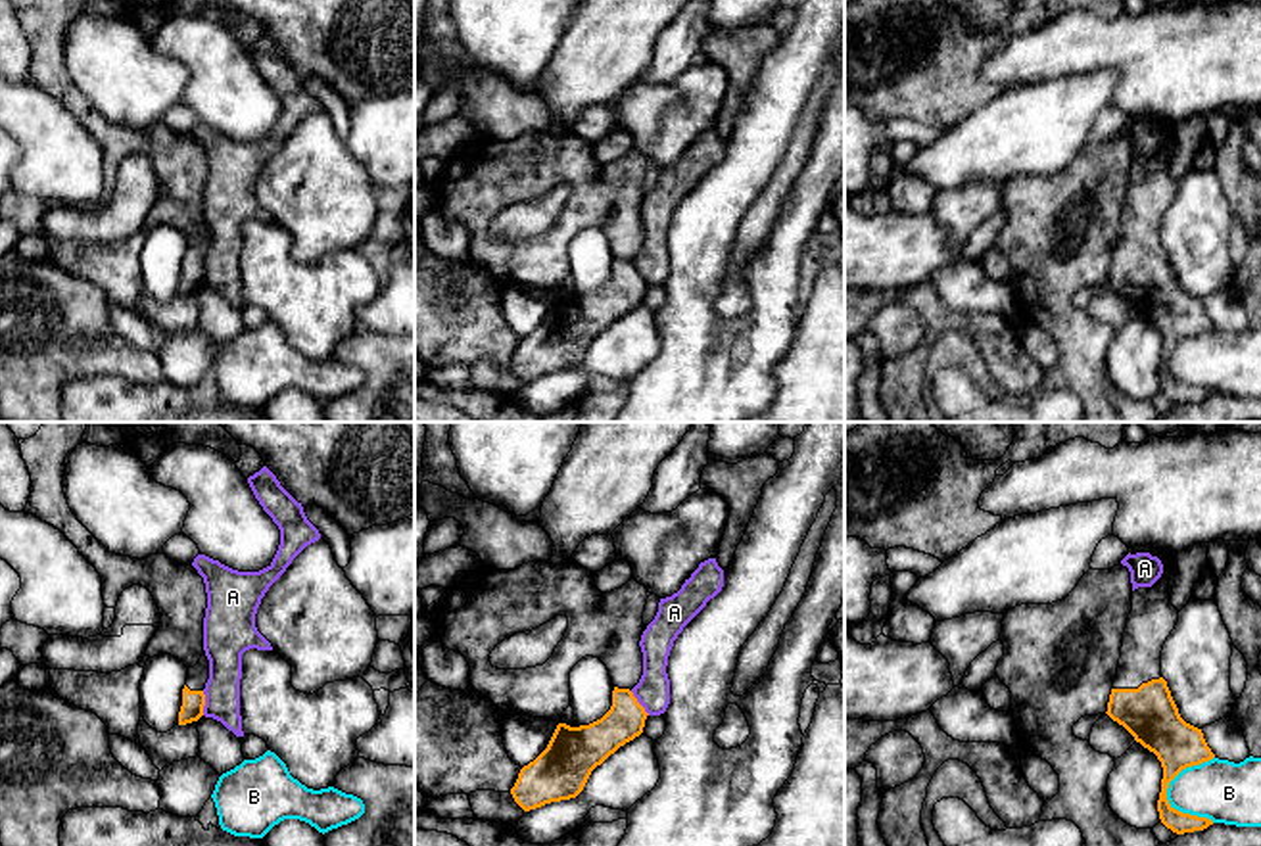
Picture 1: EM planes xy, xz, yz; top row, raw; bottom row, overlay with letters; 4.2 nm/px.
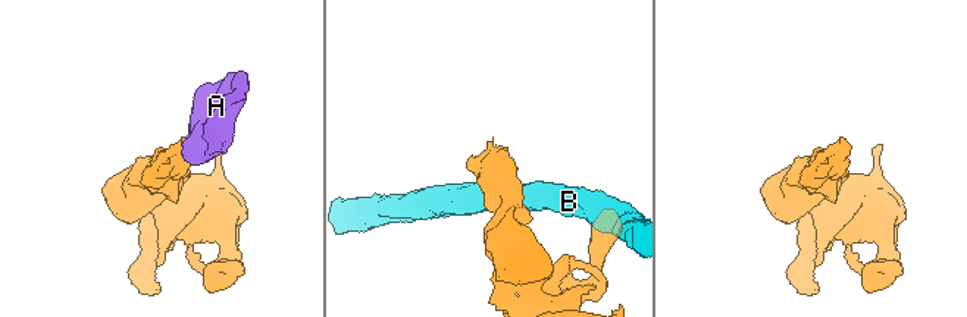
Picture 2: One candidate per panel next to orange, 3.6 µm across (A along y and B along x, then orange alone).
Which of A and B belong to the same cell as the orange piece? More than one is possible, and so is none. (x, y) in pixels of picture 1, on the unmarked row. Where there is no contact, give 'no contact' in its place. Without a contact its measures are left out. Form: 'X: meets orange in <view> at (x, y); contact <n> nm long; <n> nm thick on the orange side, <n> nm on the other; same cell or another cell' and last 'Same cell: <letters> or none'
A: meets orange in xy at (204, 273); contact 100 nm long; 100 nm thick on the orange side, 160 nm on the other; another cell
B: meets orange in yz at (1179, 342); contact 280 nm long; 220 nm thick on the orange side, 260 nm on the other; another cell
Same cell: none

